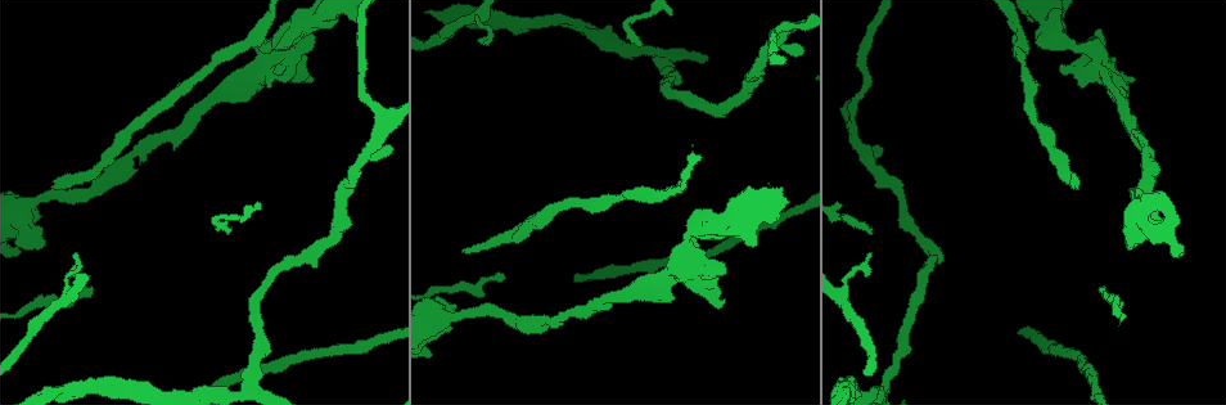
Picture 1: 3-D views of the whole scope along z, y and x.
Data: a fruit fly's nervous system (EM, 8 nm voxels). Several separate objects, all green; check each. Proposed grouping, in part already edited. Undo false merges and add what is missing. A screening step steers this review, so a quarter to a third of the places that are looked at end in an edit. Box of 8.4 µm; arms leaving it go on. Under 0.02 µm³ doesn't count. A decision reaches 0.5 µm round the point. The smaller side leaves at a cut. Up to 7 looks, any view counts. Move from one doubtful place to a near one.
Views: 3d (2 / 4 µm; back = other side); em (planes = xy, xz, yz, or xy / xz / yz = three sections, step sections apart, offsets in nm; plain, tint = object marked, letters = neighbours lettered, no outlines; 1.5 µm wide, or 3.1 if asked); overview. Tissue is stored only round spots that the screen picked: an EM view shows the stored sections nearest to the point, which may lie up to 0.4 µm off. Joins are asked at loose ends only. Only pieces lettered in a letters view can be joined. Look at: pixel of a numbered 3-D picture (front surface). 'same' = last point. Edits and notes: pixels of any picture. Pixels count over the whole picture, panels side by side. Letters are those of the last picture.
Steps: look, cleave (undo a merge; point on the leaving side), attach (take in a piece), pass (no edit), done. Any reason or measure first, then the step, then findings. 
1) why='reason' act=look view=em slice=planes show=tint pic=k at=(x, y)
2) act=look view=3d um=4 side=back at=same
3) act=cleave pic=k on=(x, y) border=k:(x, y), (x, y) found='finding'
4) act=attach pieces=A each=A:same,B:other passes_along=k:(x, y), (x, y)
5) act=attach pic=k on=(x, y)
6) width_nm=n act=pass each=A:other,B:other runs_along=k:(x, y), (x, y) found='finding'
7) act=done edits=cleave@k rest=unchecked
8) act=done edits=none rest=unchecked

why='thin end' act=look view=3d um=4 pic=1 at=(462, 252)

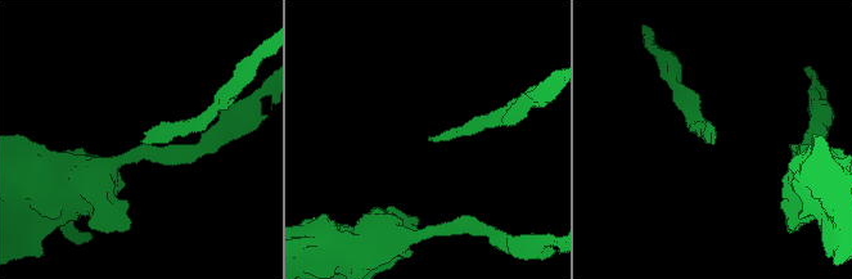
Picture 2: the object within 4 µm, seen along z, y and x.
why='now the EM' act=look view=em slice=planes show=letters pic=2 at=(141, 141)

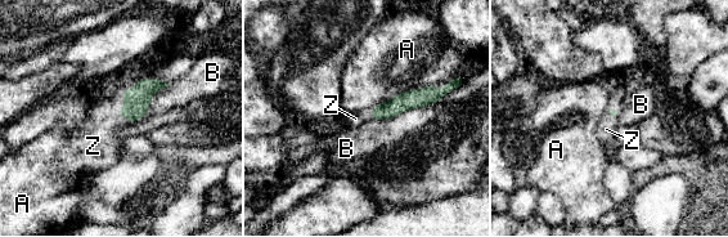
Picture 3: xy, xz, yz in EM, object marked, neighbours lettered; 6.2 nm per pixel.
act=attach pieces=Z each=A:other,B:other,Z:same passes_along=3:(138, 99), (124, 89), (102, 123) found='it goes on there'

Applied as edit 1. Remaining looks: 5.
why='see it whole again' act=look view=overview

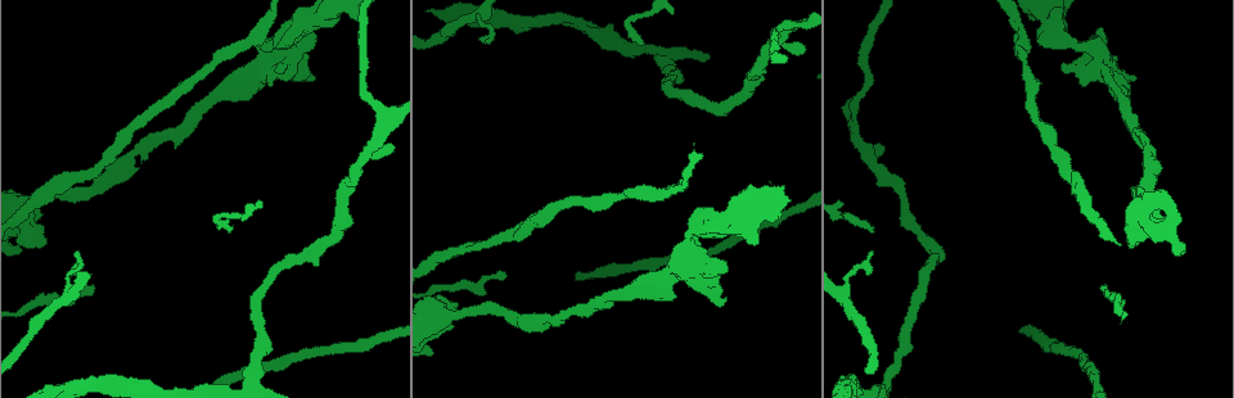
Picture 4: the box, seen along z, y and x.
why='thin end' act=look view=3d um=4 pic=4 at=(488, 43)

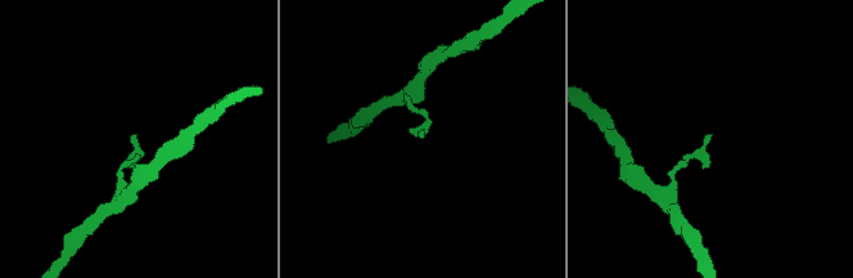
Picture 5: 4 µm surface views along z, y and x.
act=look view=em slice=xy step=4 show=letters pic=5 at=(130, 137)

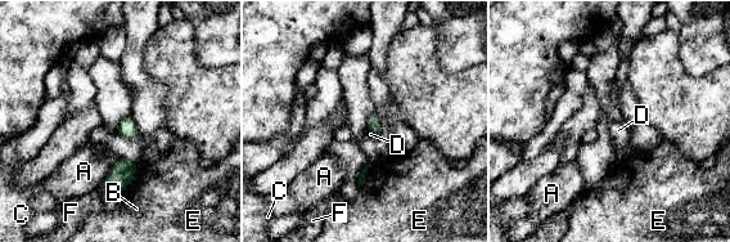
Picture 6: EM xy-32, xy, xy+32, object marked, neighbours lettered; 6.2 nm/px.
why='cut it another way' act=look view=em slice=xz step=8 show=letters at=same

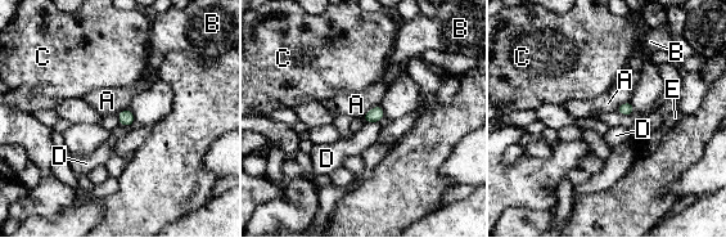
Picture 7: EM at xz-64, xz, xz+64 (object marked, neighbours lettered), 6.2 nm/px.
width_nm=70 act=pass each=A:other,B:other,C:other,D:other,E:other border=7:(379, 104), (374, 106), (362, 117) found='no lettered piece goes on from it'

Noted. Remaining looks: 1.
why='an open end' act=look view=em slice=planes show=letters pic=4 at=(720, 306)

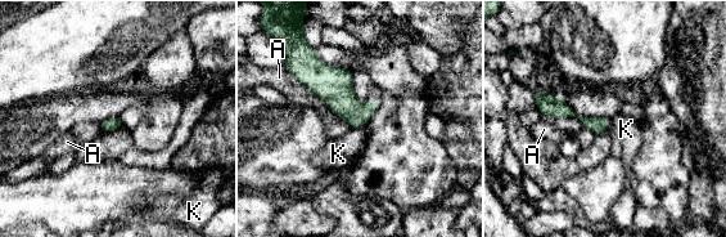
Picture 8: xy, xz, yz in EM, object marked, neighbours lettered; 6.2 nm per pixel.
longest_contact=A:320nm act=pass each=A:other,K:other found='no lettered piece goes on from it'

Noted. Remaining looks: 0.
act=done edits=attach@3 rest=unchecked

